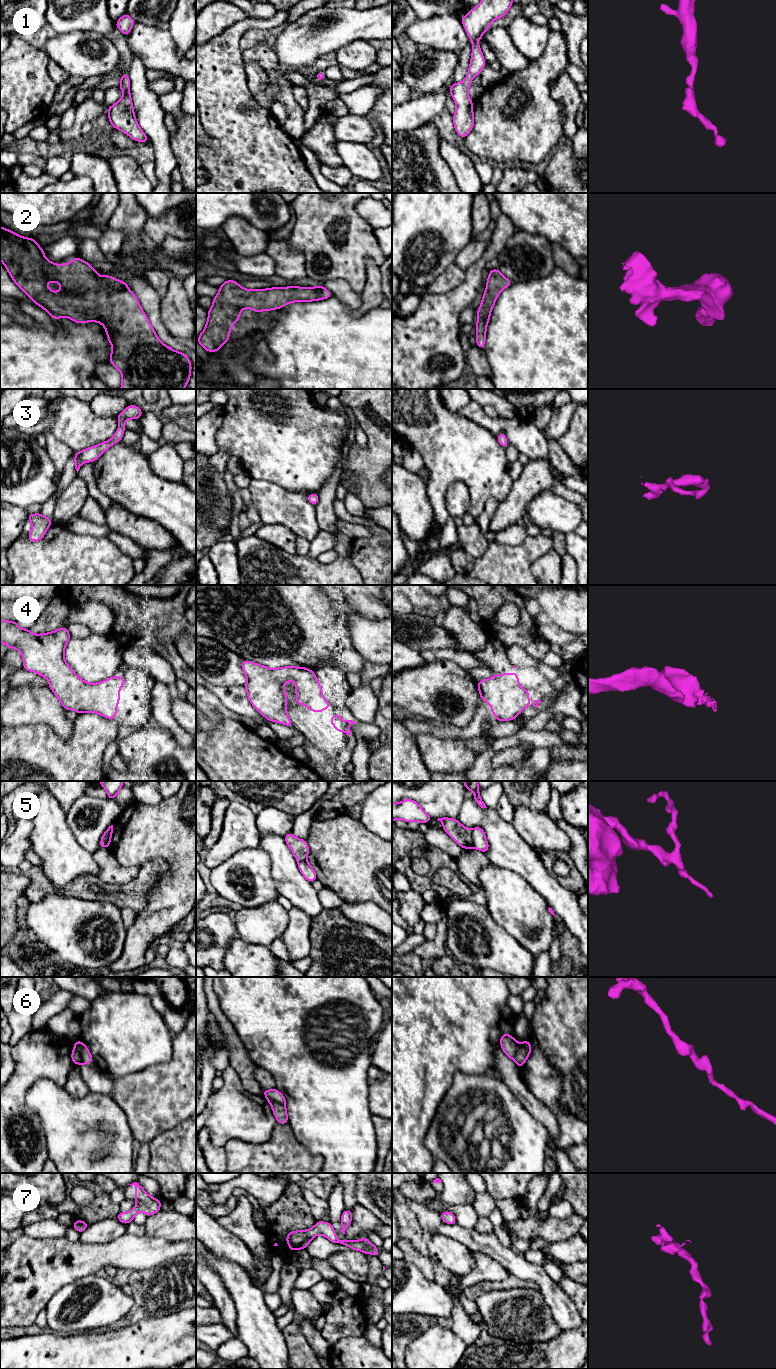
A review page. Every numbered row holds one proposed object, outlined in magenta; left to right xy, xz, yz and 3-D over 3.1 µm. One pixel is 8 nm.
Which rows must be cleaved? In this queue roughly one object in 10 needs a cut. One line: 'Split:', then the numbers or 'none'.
Split: 4

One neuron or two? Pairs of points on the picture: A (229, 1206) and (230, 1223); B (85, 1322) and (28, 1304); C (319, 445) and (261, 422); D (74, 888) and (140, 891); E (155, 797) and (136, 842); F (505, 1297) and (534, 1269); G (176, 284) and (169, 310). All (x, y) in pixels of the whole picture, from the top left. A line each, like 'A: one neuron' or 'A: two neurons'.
A: two neurons
B: two neurons
C: one neuron
D: one neuron
E: two neurons
F: two neurons
G: one neuron

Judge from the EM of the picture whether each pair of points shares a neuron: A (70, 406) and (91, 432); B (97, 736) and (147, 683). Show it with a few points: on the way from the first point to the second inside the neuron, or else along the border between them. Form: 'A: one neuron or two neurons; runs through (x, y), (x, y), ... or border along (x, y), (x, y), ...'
A: one neuron; runs through (71, 412), (85, 426)
B: two neurons; border along (114, 719), (120, 726)

